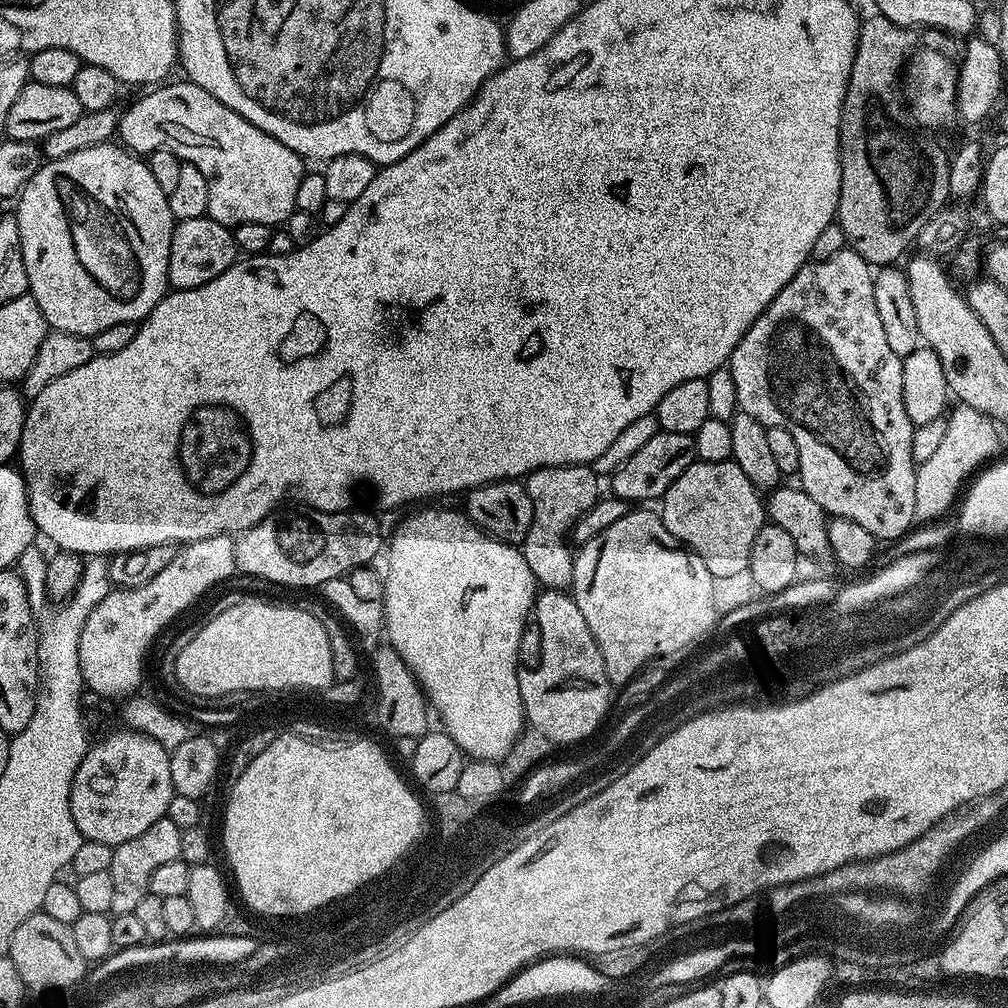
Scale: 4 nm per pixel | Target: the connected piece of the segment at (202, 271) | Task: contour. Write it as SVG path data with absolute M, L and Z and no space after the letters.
M199 216L189 220L179 221L173 227L172 241L170 242L170 262L166 265L166 280L173 289L197 288L222 274L238 259L238 249L236 246L236 237L233 229L227 224L220 224L211 216Z

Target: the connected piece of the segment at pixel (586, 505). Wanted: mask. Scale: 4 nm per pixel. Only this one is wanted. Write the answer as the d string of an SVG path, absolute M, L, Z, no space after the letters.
M586 464L539 468L526 477L526 487L532 499L532 521L522 551L537 585L548 590L564 590L571 585L574 574L574 548L570 543L572 528L576 519L585 516L601 495L596 479L597 473Z

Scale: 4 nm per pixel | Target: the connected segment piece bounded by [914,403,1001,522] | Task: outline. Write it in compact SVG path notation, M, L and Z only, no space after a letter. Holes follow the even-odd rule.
M957 403L955 407L951 409L952 414L950 412L947 415L946 434L938 445L938 451L930 458L926 458L926 462L916 469L914 506L916 520L920 522L940 520L948 512L947 508L952 503L957 503L969 477L977 470L983 469L996 456L994 454L1000 448L1001 429L996 421L965 404ZM960 487L962 487L961 490ZM956 495L958 495L957 498Z

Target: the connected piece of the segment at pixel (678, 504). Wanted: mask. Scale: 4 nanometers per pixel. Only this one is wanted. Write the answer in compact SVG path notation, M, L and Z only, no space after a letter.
M696 460L666 490L660 505L658 515L666 530L706 562L706 570L713 578L748 571L754 538L758 538L758 530L766 522L766 504L735 460Z

